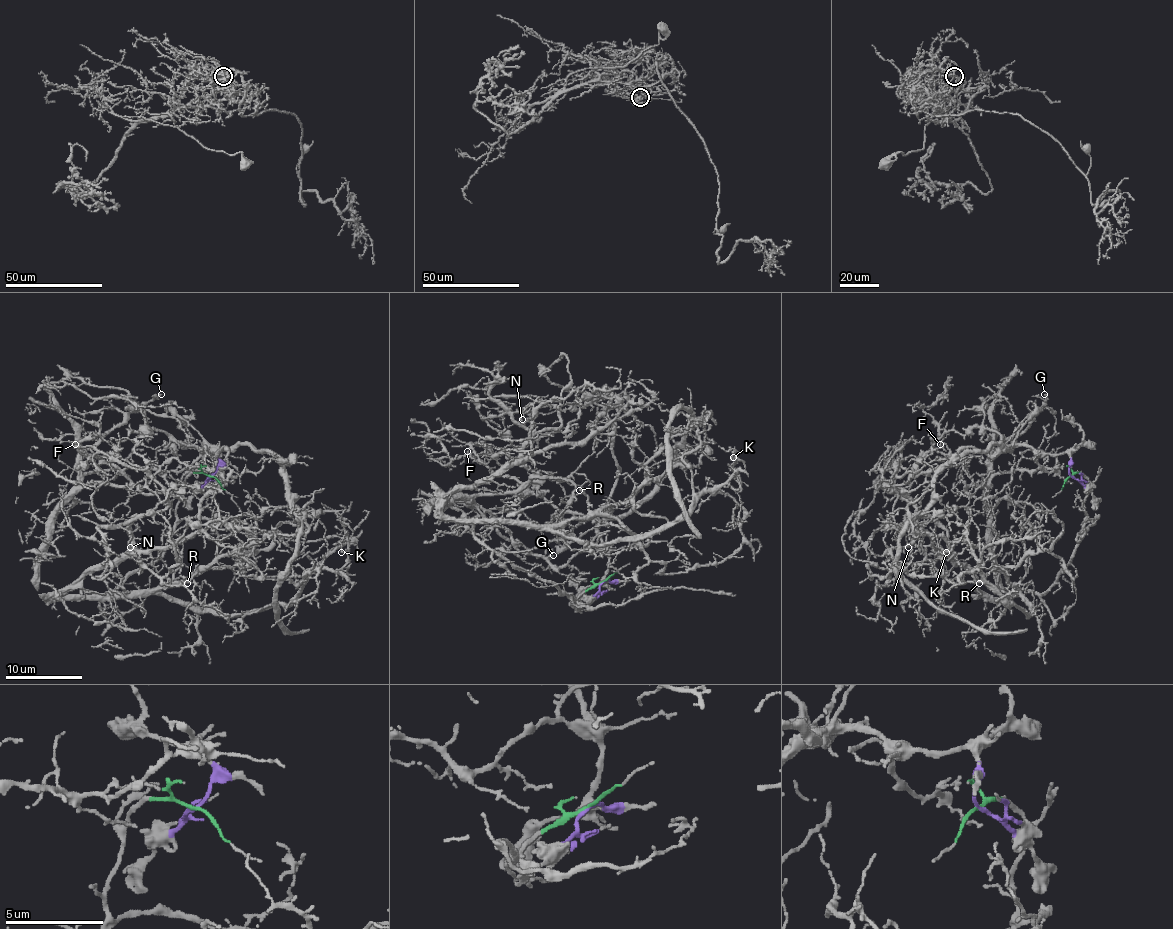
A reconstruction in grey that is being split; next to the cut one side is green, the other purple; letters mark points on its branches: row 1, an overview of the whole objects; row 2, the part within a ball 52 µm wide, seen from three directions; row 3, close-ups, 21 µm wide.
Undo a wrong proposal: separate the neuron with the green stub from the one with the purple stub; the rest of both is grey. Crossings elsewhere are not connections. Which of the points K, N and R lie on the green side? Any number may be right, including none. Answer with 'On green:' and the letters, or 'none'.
On green: K, N, R

